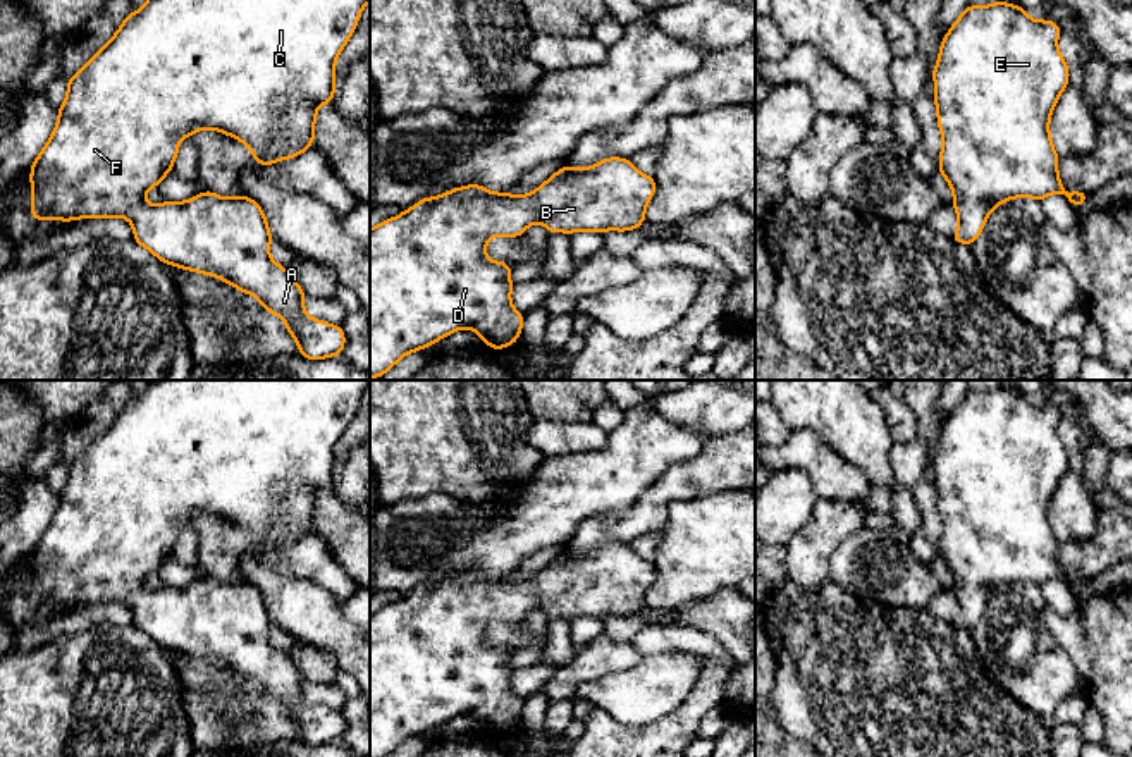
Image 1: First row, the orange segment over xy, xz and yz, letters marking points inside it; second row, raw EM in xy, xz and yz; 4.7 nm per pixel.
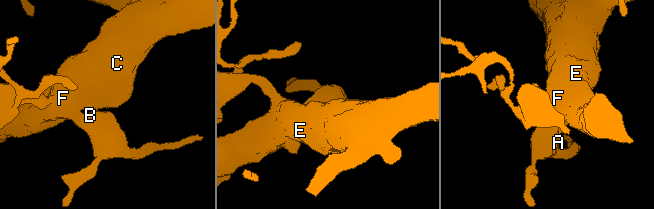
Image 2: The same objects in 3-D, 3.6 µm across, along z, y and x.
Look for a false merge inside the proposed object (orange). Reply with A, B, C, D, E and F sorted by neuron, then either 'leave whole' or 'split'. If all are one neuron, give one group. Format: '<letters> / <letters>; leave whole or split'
A B C D E F; leave whole

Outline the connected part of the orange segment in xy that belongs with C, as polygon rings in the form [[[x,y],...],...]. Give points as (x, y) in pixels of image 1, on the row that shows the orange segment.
[[[148,0],[138,12],[129,12],[112,40],[100,48],[91,60],[83,65],[71,79],[67,79],[67,96],[57,108],[57,126],[41,153],[31,163],[31,218],[55,218],[64,222],[71,222],[74,218],[127,218],[134,231],[132,239],[151,251],[163,263],[205,275],[215,275],[220,280],[232,284],[237,291],[256,296],[263,310],[280,317],[286,322],[287,332],[298,342],[303,358],[322,360],[341,356],[346,342],[341,325],[311,318],[305,311],[303,301],[306,294],[289,270],[280,267],[268,255],[272,236],[265,220],[265,213],[255,200],[246,194],[239,198],[222,198],[212,191],[205,191],[196,198],[179,203],[163,201],[160,205],[148,205],[145,194],[150,188],[157,188],[160,181],[172,172],[172,165],[179,151],[179,141],[182,138],[191,138],[200,129],[222,131],[229,138],[237,138],[251,150],[256,165],[270,165],[284,158],[294,158],[313,146],[317,110],[323,103],[332,103],[334,100],[335,58],[351,38],[360,21],[360,14],[368,2],[370,0]]]

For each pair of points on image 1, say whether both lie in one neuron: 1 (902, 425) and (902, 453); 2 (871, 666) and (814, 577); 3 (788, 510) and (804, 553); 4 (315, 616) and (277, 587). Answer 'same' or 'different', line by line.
1: different
2: different
3: different
4: same

